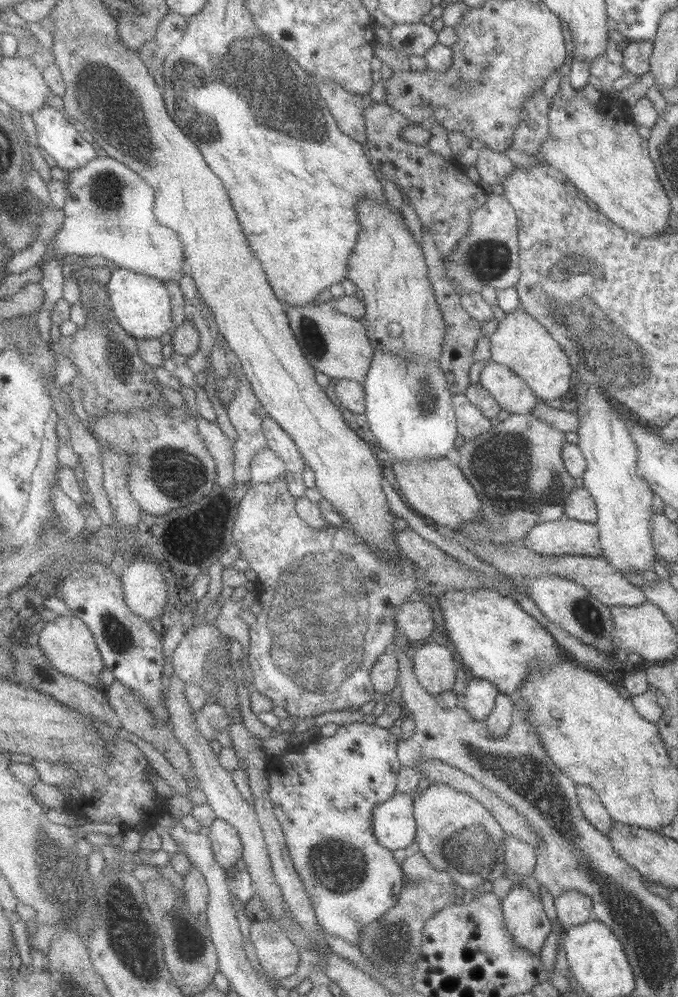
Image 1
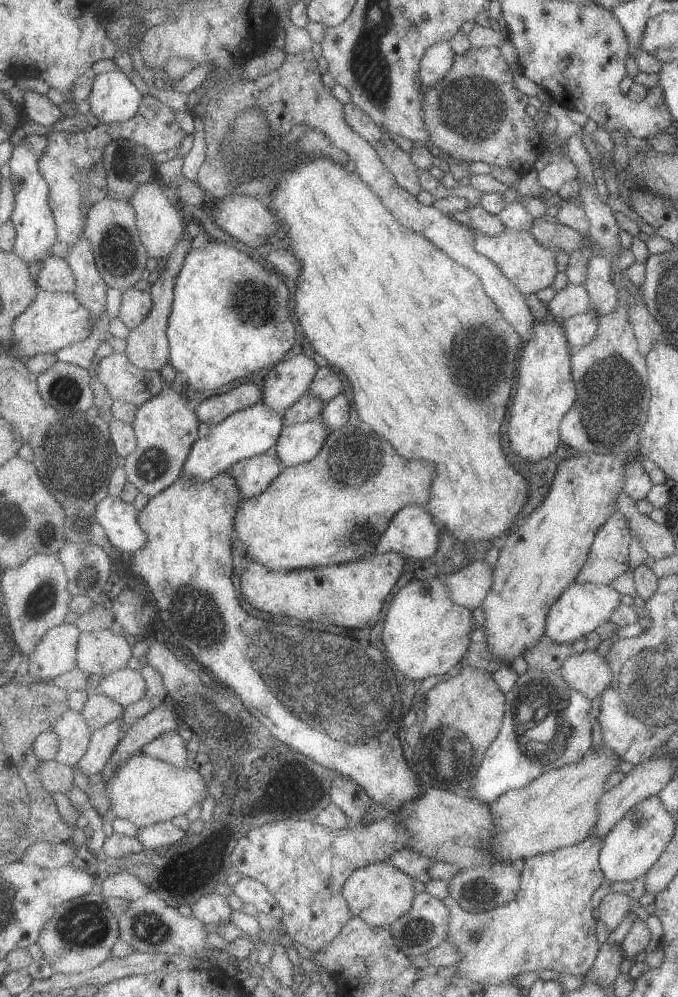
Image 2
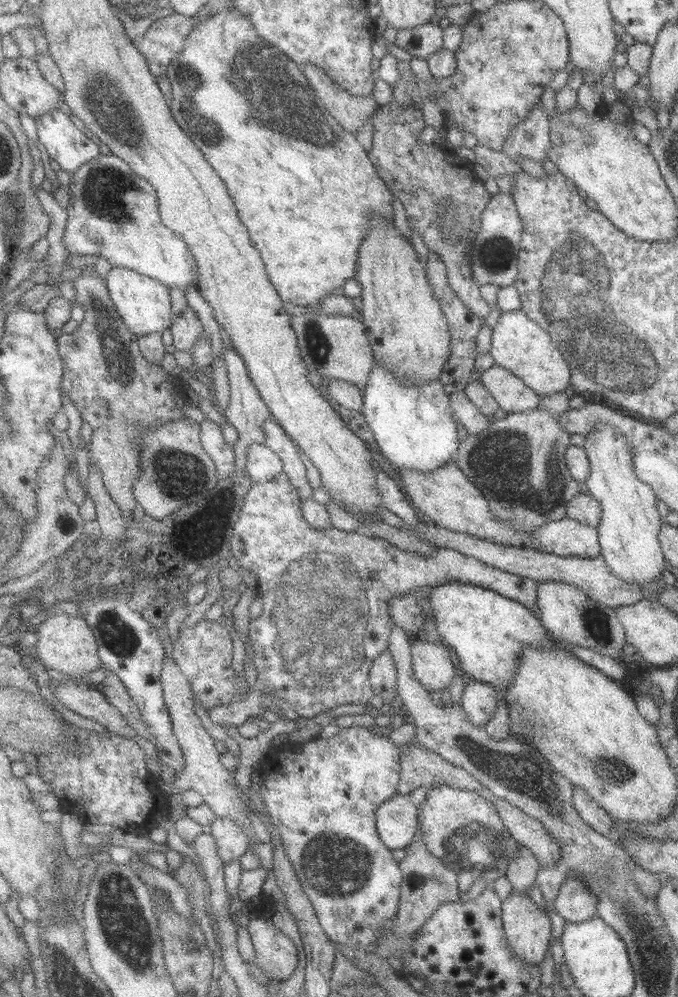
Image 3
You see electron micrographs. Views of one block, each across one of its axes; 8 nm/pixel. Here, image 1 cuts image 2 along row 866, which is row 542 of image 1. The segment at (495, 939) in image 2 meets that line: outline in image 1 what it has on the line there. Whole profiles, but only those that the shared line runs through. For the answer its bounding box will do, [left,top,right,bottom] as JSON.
[523,515,602,556]

